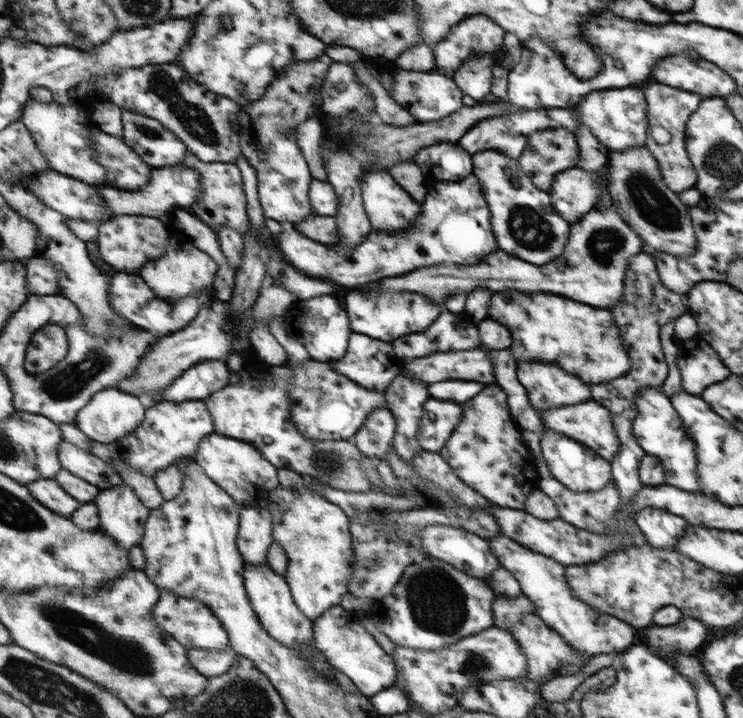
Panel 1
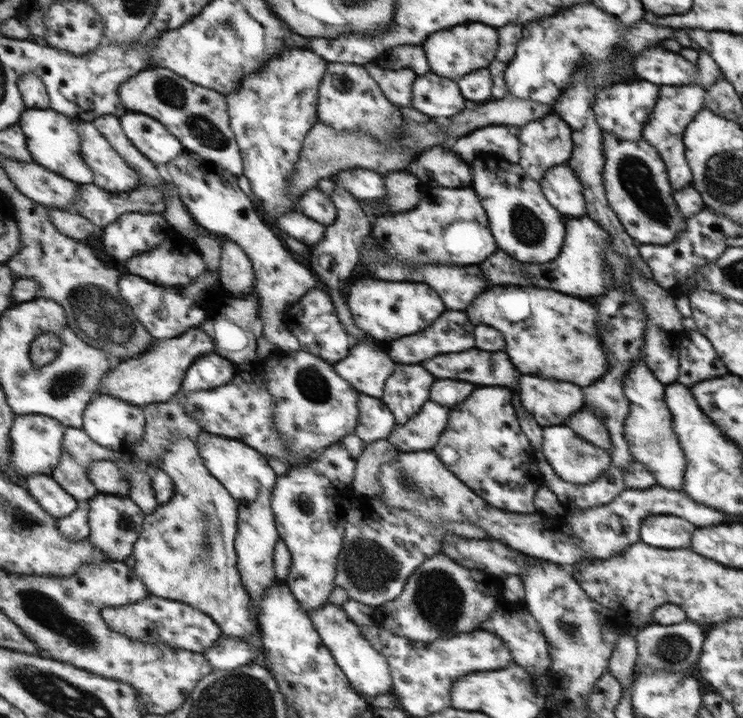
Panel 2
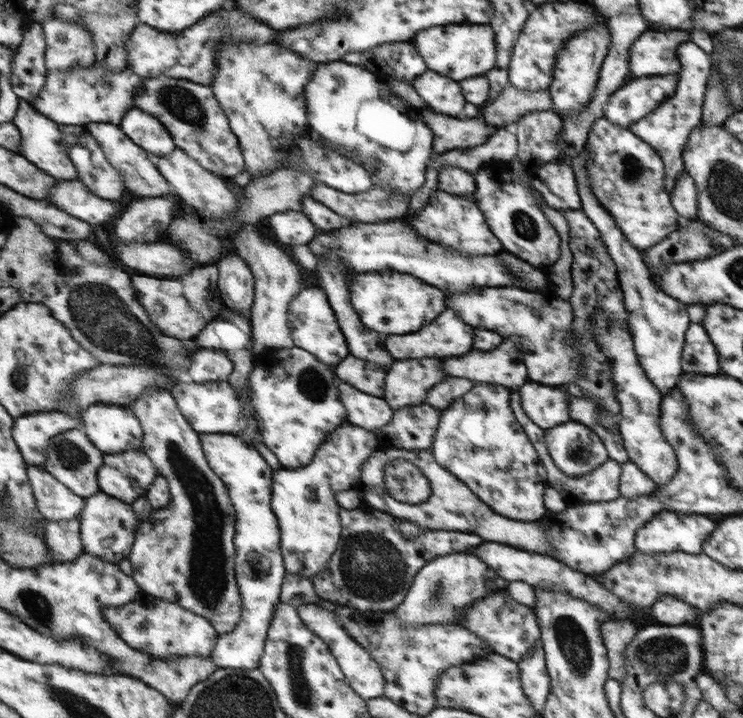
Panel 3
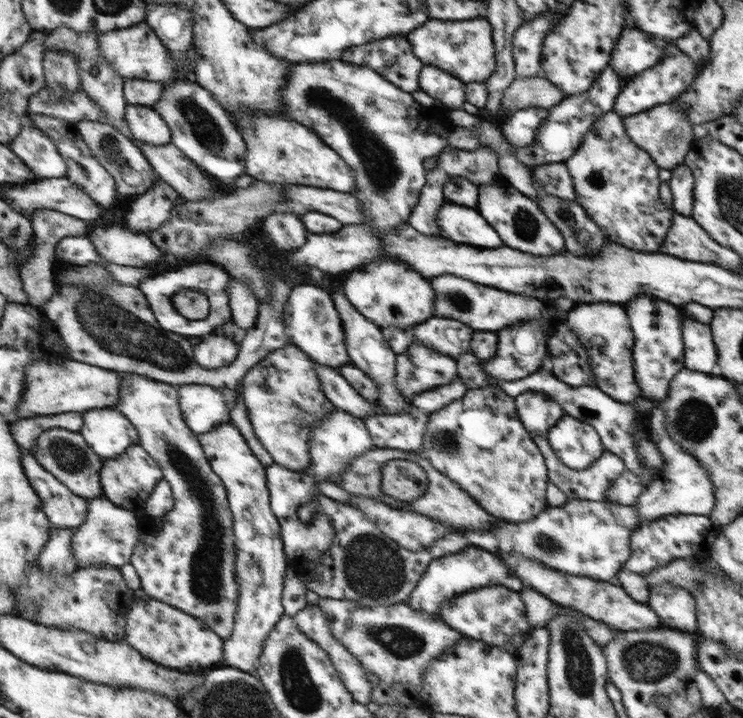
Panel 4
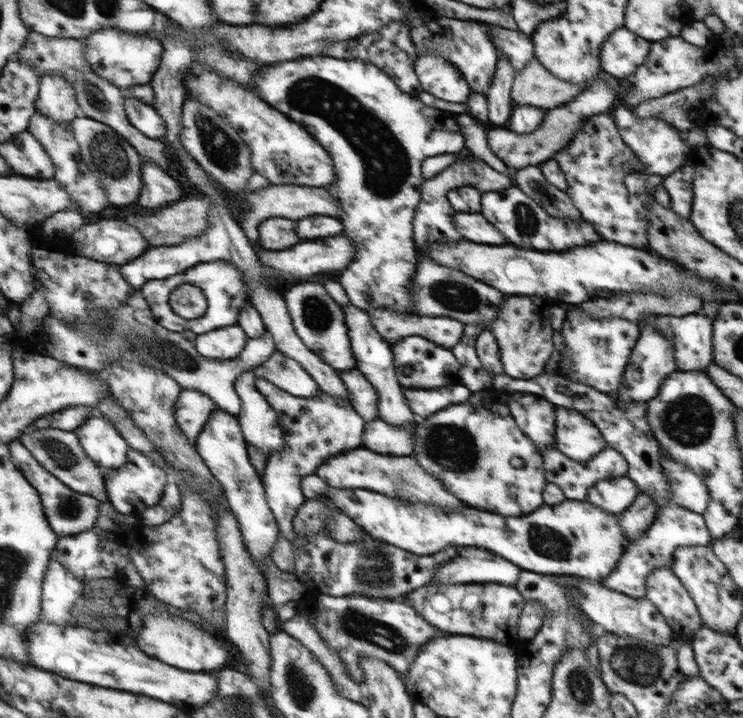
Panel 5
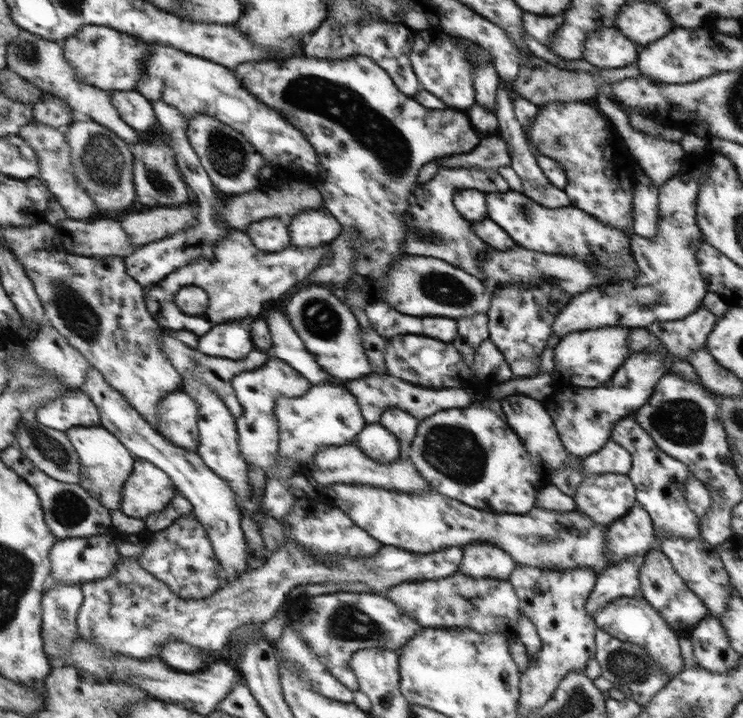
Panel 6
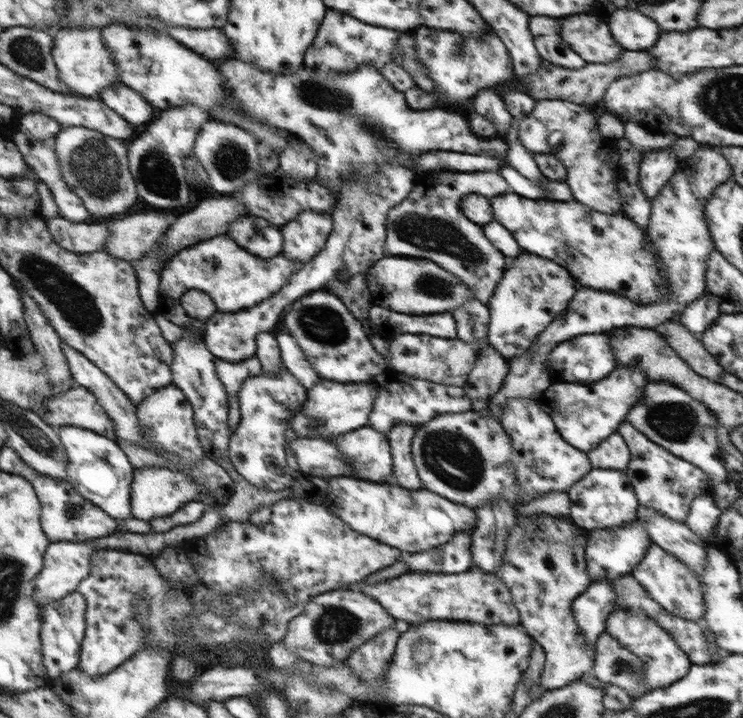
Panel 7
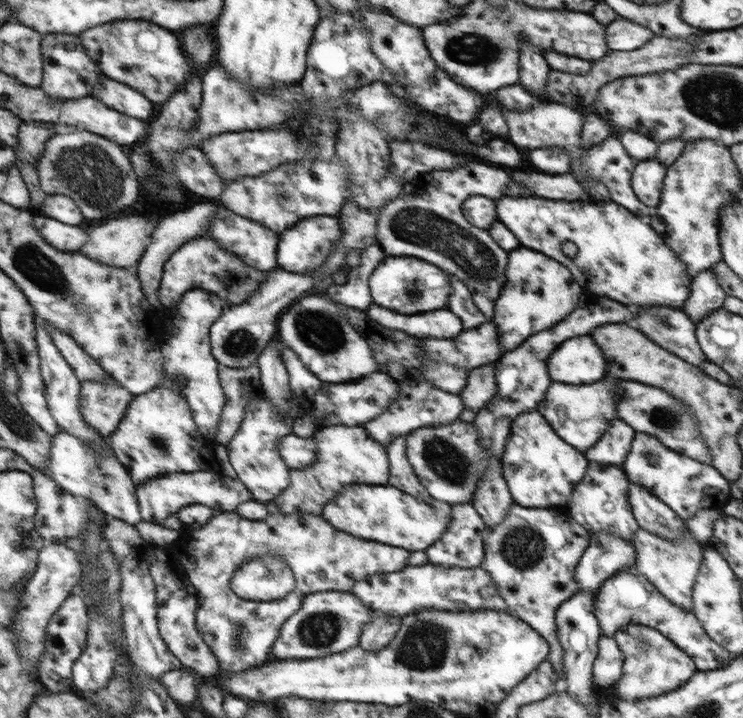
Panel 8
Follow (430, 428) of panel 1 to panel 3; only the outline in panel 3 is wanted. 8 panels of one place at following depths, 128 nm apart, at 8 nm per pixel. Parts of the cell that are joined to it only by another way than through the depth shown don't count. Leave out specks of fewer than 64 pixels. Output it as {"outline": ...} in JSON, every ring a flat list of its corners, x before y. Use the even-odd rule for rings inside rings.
{"outline":[[419,404,393,411,392,421,374,434,380,446,419,452,430,449,439,423,440,410]]}

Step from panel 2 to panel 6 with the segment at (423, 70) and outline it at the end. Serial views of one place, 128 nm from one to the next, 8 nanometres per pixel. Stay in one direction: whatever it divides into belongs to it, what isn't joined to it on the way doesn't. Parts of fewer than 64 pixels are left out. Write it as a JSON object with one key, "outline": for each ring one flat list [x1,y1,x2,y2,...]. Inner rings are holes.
{"outline":[[327,15,325,20,315,29,315,32,307,36,301,49,303,56,316,59,339,60,348,59,353,55,368,56,391,76,397,90,411,97,419,90,419,81,413,74,408,59,413,42,412,32,402,23,384,23,369,19,357,20,357,22,349,22,345,26,339,26,339,22,331,20]]}

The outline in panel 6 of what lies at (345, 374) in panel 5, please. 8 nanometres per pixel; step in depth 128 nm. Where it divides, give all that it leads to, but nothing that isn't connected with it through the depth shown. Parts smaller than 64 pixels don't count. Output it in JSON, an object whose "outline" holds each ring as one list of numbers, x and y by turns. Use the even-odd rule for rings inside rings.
{"outline":[[367,373,363,377,353,379,352,381,342,382,344,388,351,391,356,396,357,402,363,418,367,424,378,424,381,414,387,408,397,408,412,415,418,422,432,416,434,412,449,410,451,408,466,408,469,402,469,394,463,388,439,388,427,390,427,388,417,388,411,386,403,380,383,376,383,374]]}

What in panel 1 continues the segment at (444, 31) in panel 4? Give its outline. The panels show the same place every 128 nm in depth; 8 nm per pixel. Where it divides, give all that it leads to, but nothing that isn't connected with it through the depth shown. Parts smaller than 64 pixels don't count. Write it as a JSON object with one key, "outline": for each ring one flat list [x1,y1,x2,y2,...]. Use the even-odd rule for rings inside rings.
{"outline":[[485,15,465,17,443,40,431,45,435,72,451,78,470,54,495,52,503,45,504,36,505,31]]}

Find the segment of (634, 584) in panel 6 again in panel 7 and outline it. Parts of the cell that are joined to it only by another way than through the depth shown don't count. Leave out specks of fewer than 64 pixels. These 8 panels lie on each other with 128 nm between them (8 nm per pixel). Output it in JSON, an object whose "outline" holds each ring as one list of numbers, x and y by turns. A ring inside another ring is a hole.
{"outline":[[601,579,593,581,572,603,577,626,591,647,595,646,599,633,604,631,605,619,613,609,613,600,613,579]]}

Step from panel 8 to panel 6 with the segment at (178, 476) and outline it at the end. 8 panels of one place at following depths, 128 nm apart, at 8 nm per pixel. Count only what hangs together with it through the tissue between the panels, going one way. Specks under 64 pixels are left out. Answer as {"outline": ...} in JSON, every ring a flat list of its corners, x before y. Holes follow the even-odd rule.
{"outline":[[140,457,135,460,132,475,122,490,121,511,133,518,147,520,153,513,167,508,175,490,161,468]]}

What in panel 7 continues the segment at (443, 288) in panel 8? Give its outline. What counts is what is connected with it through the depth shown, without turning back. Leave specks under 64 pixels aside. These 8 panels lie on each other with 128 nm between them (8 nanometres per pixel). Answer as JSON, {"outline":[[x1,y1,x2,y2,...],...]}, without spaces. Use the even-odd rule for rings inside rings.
{"outline":[[383,256,376,260,365,272,365,283,373,304,385,304,385,308,401,314,441,314,452,313,473,298,473,293,460,278,440,267,432,259]]}

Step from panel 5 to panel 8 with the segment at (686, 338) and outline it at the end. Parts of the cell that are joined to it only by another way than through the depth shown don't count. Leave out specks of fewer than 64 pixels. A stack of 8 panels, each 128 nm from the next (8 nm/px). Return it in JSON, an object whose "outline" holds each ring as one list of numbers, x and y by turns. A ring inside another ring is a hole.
{"outline":[[707,270,691,278,691,294,682,310,696,324,713,310,720,309,724,298,724,291,715,276]]}

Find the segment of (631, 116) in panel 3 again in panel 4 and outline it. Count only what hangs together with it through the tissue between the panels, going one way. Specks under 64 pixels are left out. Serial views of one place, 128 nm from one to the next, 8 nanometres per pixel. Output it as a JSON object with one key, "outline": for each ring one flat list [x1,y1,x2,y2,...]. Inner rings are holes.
{"outline":[[674,43,667,44,663,48,663,56,658,64,652,68,639,72,631,78,625,79,619,94,615,97,612,111,620,116,631,116,639,114,655,105,660,105,673,100,681,92,685,91,693,79,696,71,694,63,691,63,689,58,685,58,687,54,683,54]]}

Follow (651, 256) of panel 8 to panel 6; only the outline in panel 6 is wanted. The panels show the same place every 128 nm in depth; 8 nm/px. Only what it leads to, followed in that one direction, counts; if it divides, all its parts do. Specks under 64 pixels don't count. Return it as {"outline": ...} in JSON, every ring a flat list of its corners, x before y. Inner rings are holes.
{"outline":[[509,189,499,194,489,194,489,218,497,226,507,232,517,246,543,252,571,257,588,262,589,265,597,263,611,271,611,278,620,278,622,282,628,282,640,276,639,267,636,265,631,250,629,235,622,229,613,228,608,223,593,219,591,215,578,210,577,207,565,206,561,208,549,208,535,204,522,192]]}

